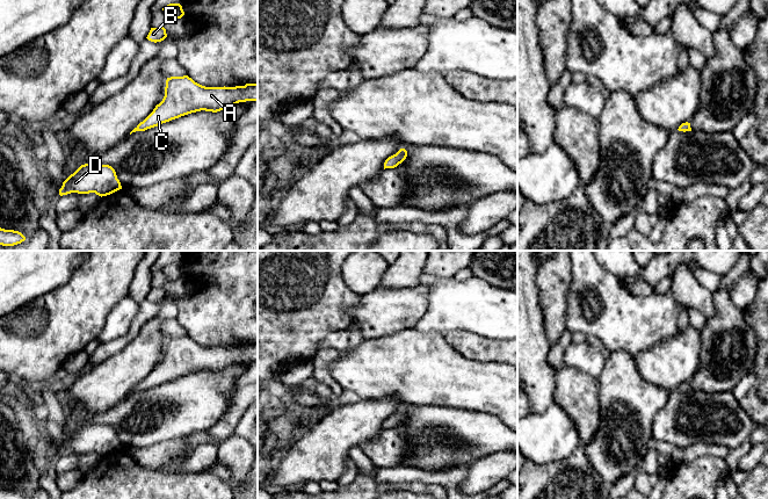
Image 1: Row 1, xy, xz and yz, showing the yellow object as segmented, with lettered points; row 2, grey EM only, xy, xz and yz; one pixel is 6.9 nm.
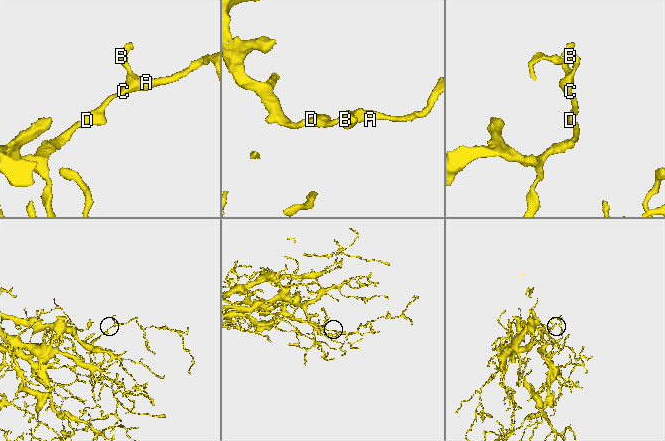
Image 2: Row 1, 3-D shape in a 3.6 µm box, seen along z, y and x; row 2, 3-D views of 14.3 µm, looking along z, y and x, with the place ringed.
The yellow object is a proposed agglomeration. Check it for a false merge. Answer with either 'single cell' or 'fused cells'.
single cell

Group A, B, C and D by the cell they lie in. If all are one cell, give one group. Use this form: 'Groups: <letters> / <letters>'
Groups: A B C D

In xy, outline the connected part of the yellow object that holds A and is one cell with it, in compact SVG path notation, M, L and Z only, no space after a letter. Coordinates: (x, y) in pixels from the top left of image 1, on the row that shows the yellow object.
M188 75L166 80L165 96L131 132L145 131L181 116L205 110L217 113L239 102L258 101L258 84L236 87L205 87Z

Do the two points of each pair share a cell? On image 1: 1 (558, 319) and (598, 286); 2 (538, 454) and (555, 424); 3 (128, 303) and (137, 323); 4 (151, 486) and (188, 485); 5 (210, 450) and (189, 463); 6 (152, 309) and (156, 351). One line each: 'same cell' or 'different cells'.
1: different cells
2: same cell
3: different cells
4: same cell
5: same cell
6: different cells

